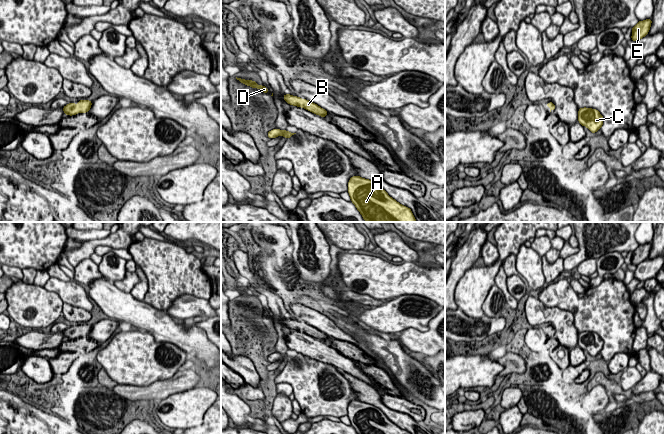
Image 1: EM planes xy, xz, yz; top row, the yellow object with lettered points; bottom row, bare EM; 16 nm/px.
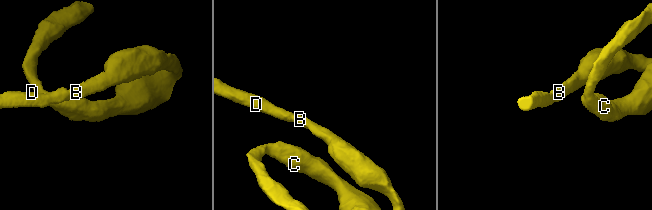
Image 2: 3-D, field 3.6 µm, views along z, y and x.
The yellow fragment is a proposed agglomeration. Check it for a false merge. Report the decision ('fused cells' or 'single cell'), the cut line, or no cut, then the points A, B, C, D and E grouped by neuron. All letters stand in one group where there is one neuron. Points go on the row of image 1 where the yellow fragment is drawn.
single cell; cut none; groups A B C D E

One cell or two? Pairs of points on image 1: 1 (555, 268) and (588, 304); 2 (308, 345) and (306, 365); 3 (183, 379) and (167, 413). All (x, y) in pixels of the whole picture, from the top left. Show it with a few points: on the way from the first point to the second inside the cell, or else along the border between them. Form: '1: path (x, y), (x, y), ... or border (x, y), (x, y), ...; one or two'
1: border (552, 281), (549, 284); two
2: border (298, 352), (330, 363); two
3: border (193, 387), (171, 393), (161, 400); two

